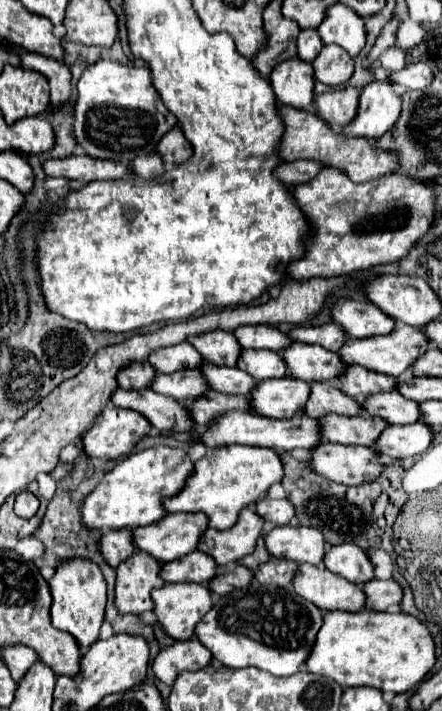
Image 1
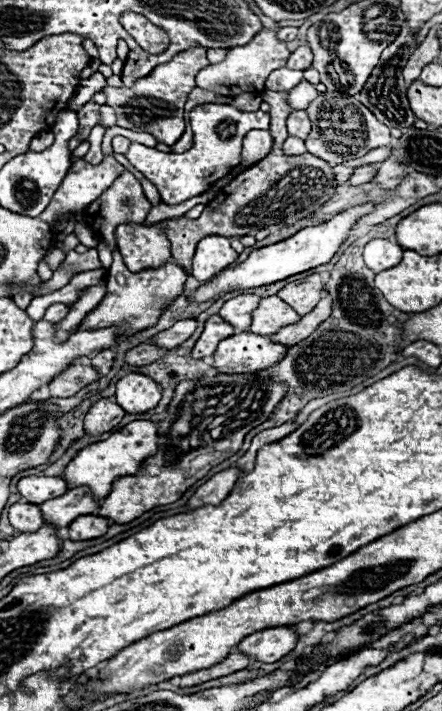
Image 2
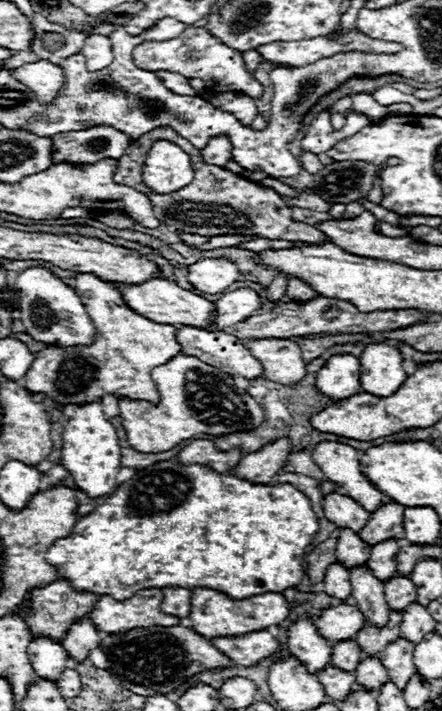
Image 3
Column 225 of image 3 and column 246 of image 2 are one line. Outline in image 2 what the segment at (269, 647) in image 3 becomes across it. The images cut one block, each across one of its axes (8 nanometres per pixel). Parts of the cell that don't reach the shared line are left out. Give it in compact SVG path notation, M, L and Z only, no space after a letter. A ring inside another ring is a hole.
M276 626L246 636L236 650L246 656L254 656L258 662L276 662L294 650L296 640L298 634L294 626Z

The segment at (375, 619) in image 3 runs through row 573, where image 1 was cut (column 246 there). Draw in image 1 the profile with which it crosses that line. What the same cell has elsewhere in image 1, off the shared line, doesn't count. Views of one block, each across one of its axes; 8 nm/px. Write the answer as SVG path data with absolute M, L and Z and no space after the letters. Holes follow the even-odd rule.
M242 350L238 368L246 370L256 380L286 376L286 362L278 352L272 350Z

